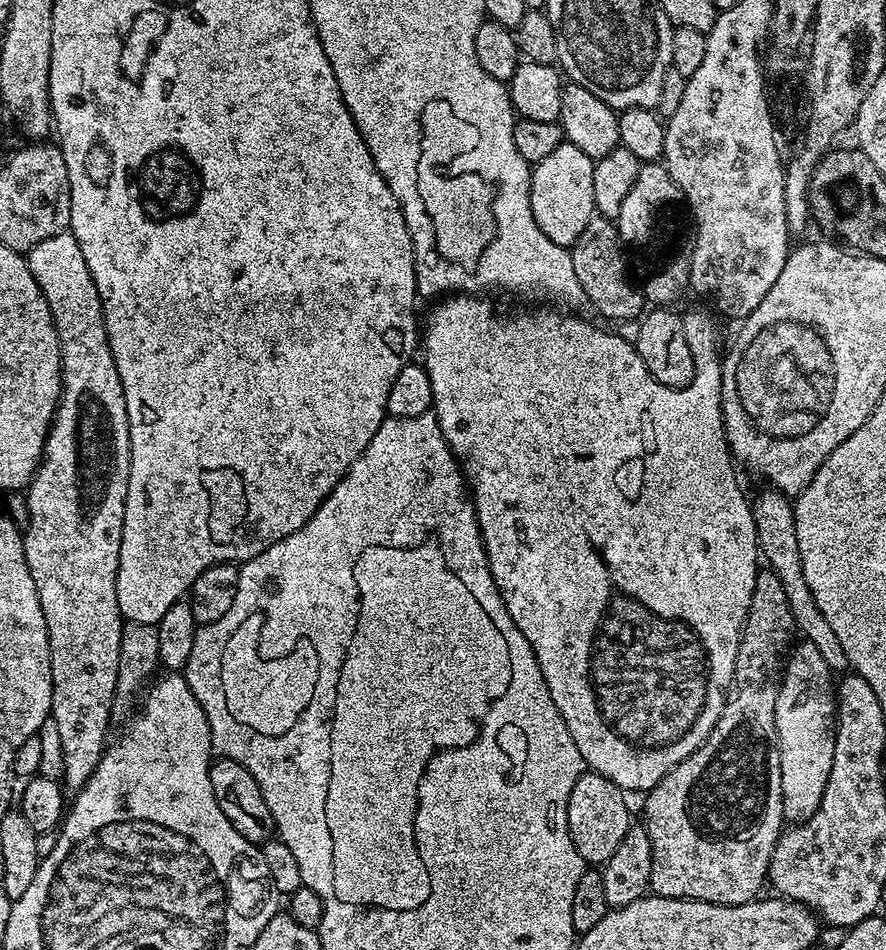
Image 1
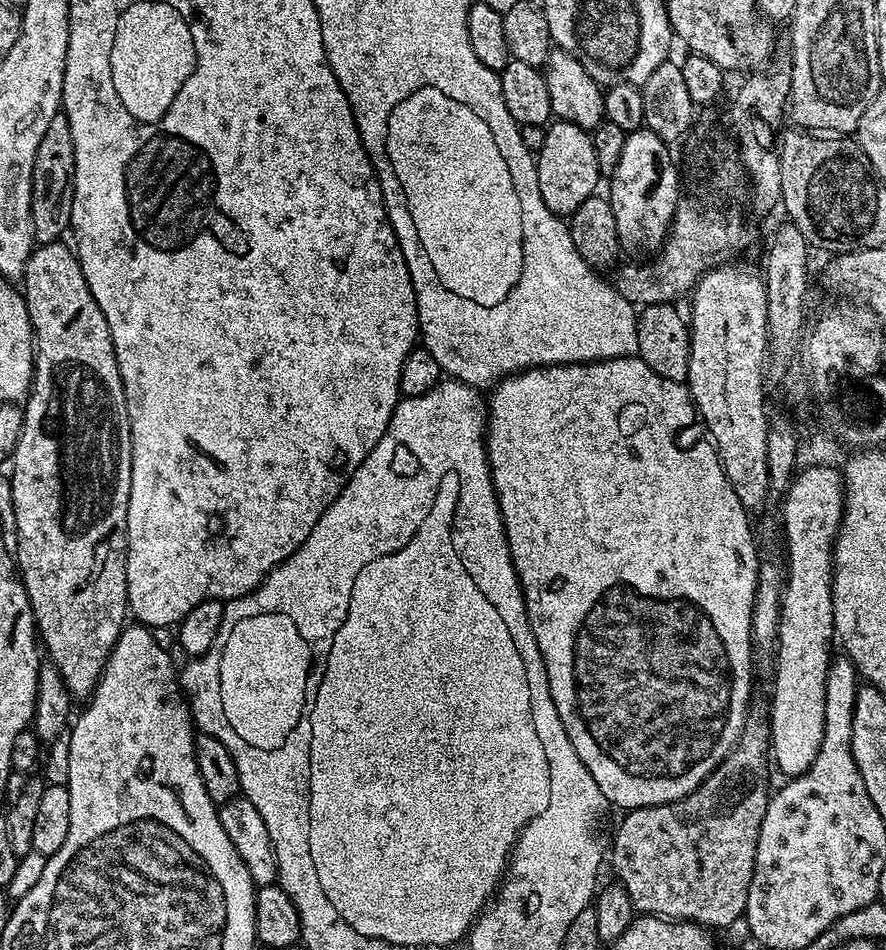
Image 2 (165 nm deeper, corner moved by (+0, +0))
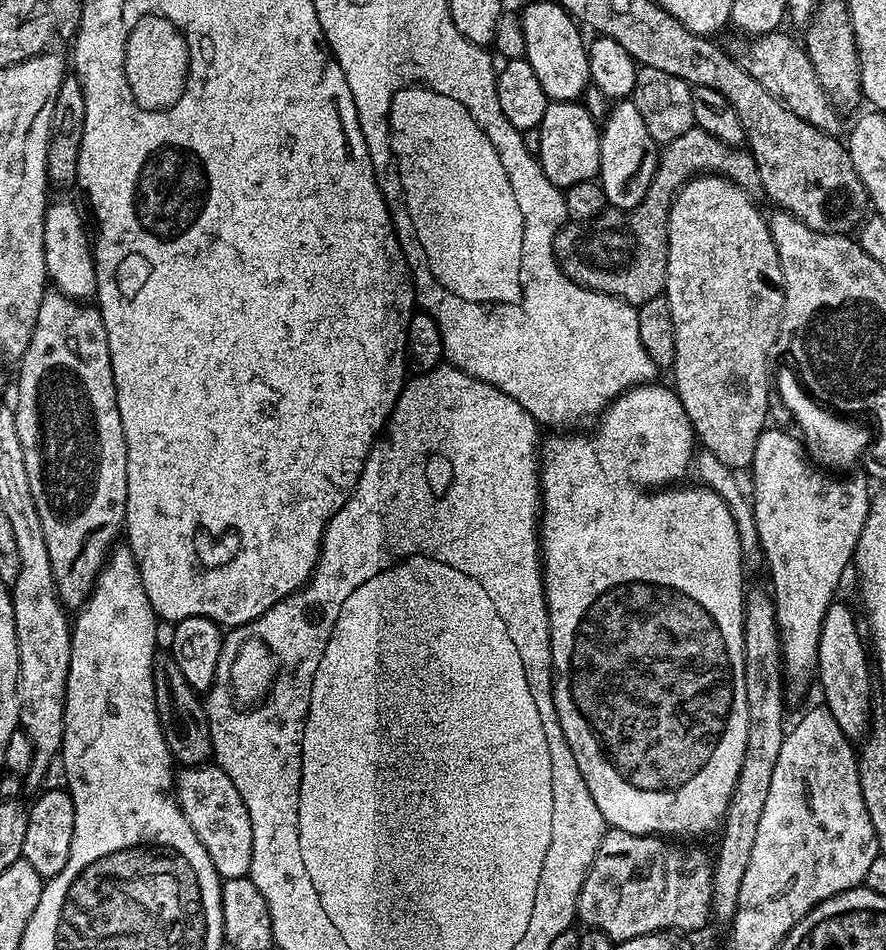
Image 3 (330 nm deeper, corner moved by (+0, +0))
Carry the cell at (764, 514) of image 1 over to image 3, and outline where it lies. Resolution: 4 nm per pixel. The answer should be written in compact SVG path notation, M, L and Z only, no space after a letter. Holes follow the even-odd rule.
M701 174L694 180L689 180L688 185L672 200L672 209L668 211L668 257L666 258L666 282L663 295L670 302L670 318L674 318L674 362L670 369L671 375L676 375L674 391L686 410L688 420L692 424L695 439L700 440L703 451L714 454L722 466L733 470L751 469L754 458L754 446L758 446L758 438L764 433L767 414L767 390L770 385L770 368L768 372L768 351L777 347L780 336L780 325L784 315L784 279L782 266L778 258L778 250L774 246L772 232L768 228L766 216L756 209L756 204L751 200L749 193L733 180L724 176Z

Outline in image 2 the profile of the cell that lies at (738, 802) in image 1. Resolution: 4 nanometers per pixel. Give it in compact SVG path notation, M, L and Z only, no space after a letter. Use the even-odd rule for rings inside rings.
M753 711L744 721L744 728L740 731L740 737L736 745L728 753L723 764L712 771L706 779L700 783L690 794L683 796L681 800L675 800L669 804L655 804L649 808L634 808L623 813L624 821L616 828L616 837L612 840L612 868L616 871L615 879L630 894L630 902L637 913L650 916L662 916L666 920L677 922L691 922L703 924L709 930L716 928L728 928L737 919L743 917L746 910L746 898L750 890L750 878L754 874L754 858L758 850L758 834L762 826L762 818L766 814L766 806L770 799L770 787L768 788L768 768L770 772L770 720L767 715Z

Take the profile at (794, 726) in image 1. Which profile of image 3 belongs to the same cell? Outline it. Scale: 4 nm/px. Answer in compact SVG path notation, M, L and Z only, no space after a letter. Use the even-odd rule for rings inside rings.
M765 427L764 433L758 438L758 446L754 446L754 458L750 475L752 475L752 492L750 488L750 503L752 513L756 519L756 529L758 530L758 538L760 539L760 551L762 560L768 563L768 572L772 575L772 586L770 585L770 595L773 604L776 607L776 622L780 635L780 655L783 663L783 679L786 681L786 688L789 693L792 692L796 696L800 696L808 688L808 683L813 683L814 673L816 670L816 655L818 654L818 634L822 634L822 618L826 618L826 610L837 599L836 587L840 584L840 579L844 576L844 571L848 568L848 563L852 560L852 555L857 555L858 549L861 547L860 535L862 534L862 526L868 517L868 506L870 503L870 491L868 492L869 477L864 474L859 476L844 476L839 480L839 475L829 474L827 471L821 470L806 455L806 449L803 443L797 437L791 436L792 432L788 430L780 431L774 428Z

